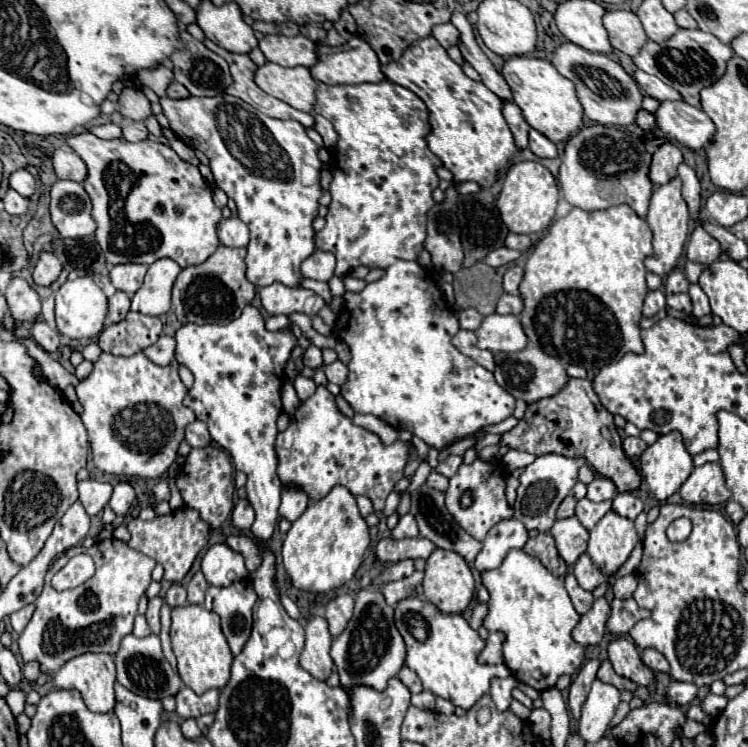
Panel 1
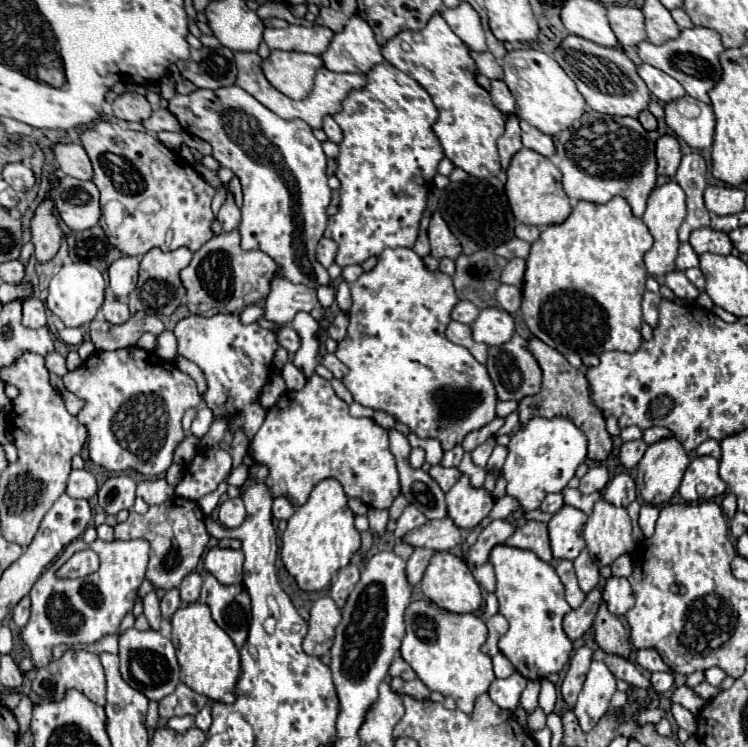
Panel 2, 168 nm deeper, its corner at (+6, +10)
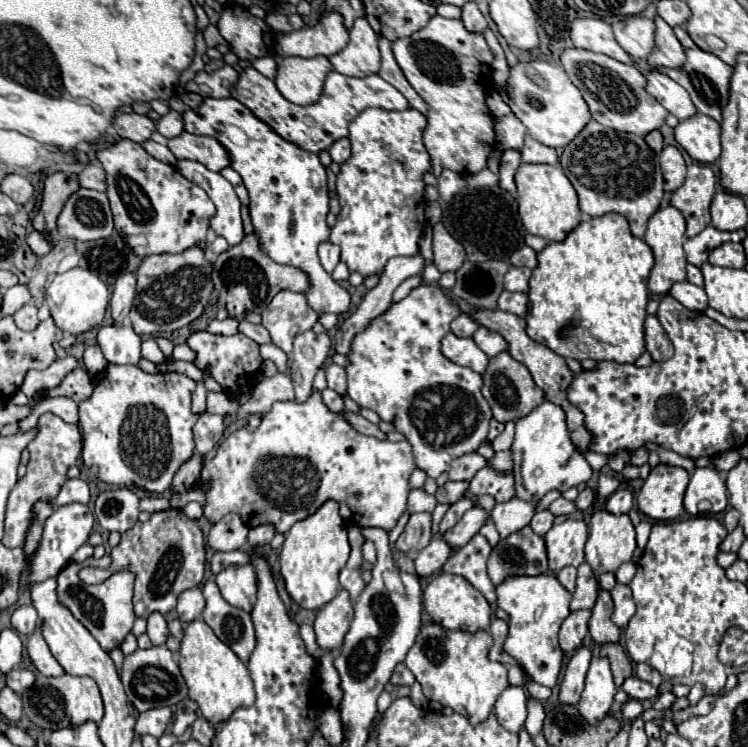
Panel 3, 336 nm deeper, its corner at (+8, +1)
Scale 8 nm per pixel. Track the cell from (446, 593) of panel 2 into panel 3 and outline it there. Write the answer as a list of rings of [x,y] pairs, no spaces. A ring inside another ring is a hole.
[[[437,573],[429,579],[429,583],[423,591],[423,607],[431,615],[433,623],[437,623],[449,631],[455,631],[463,625],[469,631],[487,629],[489,621],[491,621],[491,613],[493,613],[487,599],[469,581],[465,581],[459,575],[451,575],[451,573]]]

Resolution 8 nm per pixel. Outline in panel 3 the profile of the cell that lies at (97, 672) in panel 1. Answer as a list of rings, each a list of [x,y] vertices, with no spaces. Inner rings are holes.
[[[69,673],[53,679],[37,675],[35,683],[21,695],[23,713],[41,729],[53,731],[67,725],[81,725],[85,721],[99,723],[103,717],[103,701],[97,683],[91,677],[73,677]]]

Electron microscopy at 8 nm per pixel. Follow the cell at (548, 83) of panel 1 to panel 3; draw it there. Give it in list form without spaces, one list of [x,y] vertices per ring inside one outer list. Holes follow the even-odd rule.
[[[545,61],[517,63],[511,67],[507,79],[509,107],[517,119],[527,127],[529,135],[549,147],[565,147],[591,119],[589,107],[583,101],[579,89],[569,81],[561,65],[551,65]]]

